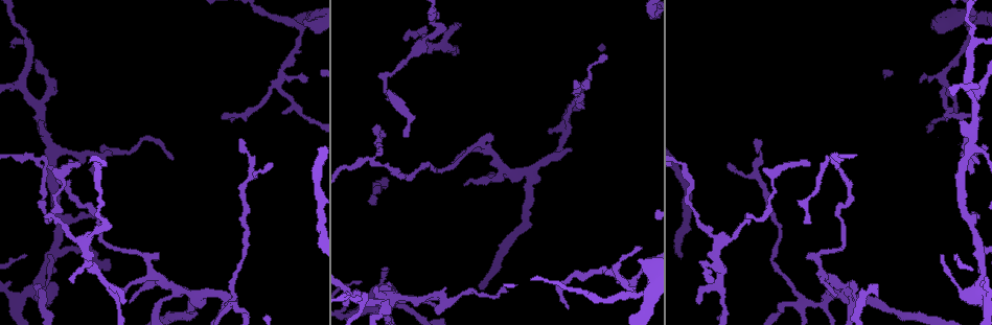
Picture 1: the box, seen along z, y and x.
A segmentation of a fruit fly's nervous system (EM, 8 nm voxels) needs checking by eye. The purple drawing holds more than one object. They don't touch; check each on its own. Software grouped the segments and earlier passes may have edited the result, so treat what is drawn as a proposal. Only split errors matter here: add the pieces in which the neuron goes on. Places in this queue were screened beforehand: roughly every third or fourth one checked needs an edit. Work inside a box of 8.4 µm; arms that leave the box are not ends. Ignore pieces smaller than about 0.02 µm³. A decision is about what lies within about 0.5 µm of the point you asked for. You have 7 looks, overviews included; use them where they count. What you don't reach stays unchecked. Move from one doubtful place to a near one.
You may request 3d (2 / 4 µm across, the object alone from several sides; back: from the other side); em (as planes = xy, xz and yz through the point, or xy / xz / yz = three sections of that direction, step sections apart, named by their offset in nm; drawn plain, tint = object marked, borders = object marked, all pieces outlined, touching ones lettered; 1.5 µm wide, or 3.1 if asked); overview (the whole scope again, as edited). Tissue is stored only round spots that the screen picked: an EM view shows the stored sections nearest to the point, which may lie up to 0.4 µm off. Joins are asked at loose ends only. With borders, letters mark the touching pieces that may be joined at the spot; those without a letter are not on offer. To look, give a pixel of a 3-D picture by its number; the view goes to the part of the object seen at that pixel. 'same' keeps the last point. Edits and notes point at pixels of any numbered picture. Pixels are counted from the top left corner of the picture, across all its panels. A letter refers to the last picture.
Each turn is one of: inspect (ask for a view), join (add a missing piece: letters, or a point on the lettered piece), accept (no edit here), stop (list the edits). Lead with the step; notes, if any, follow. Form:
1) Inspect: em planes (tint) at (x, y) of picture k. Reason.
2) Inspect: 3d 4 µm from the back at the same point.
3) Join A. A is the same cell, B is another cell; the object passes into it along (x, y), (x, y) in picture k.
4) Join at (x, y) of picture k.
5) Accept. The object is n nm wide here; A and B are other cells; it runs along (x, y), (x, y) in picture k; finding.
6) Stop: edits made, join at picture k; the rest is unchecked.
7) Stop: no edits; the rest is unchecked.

Inspect: 3d 4 µm at (943, 256) of picture 1. Thin end.

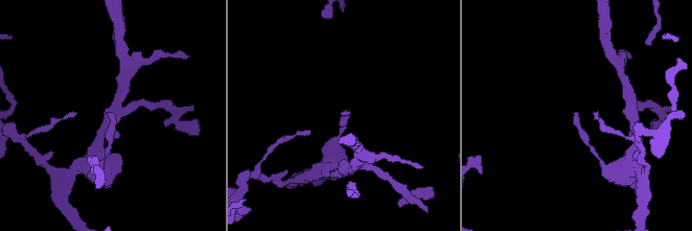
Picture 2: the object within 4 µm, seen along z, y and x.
Inspect: em planes (borders) at (107, 114) of picture 2.

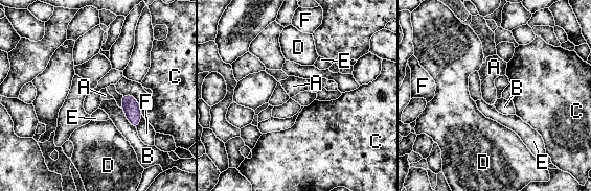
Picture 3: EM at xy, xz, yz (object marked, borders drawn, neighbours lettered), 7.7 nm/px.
Accept. A, B, C, D, E and F are other cells; no lettered piece goes on from it.

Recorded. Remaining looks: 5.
Inspect: 3d 2 µm at (753, 141) of picture 1. Thin end.

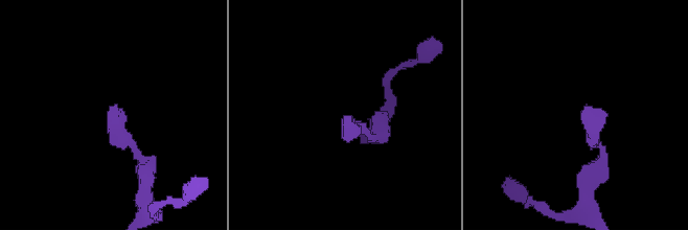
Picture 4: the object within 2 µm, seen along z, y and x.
Inspect: em xz step 4 (plain) at (580, 113) of picture 4.

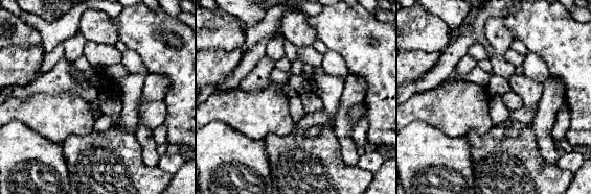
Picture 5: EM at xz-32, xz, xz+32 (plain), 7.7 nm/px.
Inspect: em xz step 4 (borders) at the same point.

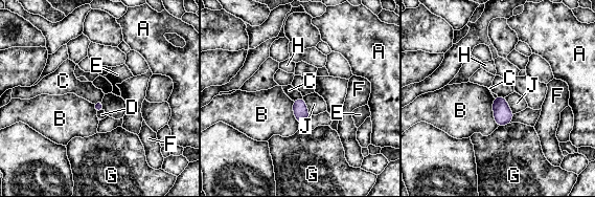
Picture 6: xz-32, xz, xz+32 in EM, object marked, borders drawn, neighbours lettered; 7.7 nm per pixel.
Accept. A, B, C, D, E, F, G, H and J are other cells; a border runs along (302, 96), (293, 101) in picture 6; no lettered piece goes on from it.

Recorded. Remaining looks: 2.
Inspect: em xz step 8 (tint) at (698, 300) of picture 1. Branch stops here.

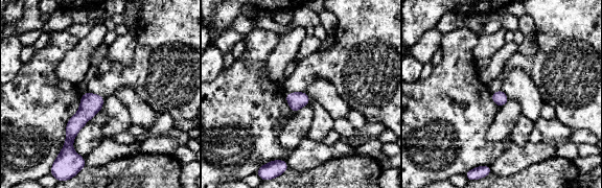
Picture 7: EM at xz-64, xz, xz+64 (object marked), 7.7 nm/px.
Inspect: em planes (borders) at the same point.

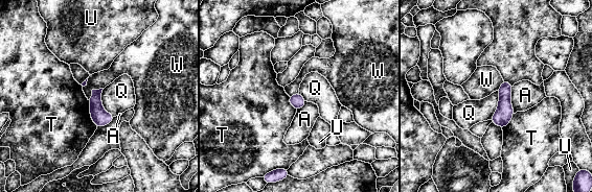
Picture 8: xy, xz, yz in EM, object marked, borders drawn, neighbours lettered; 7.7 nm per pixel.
Accept. A, Q, T, U and W are other cells; a border runs along (103, 89), (101, 106), (115, 116) in picture 8; no lettered piece goes on from it.

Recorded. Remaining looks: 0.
Stop: no edits; the rest is unchecked.

